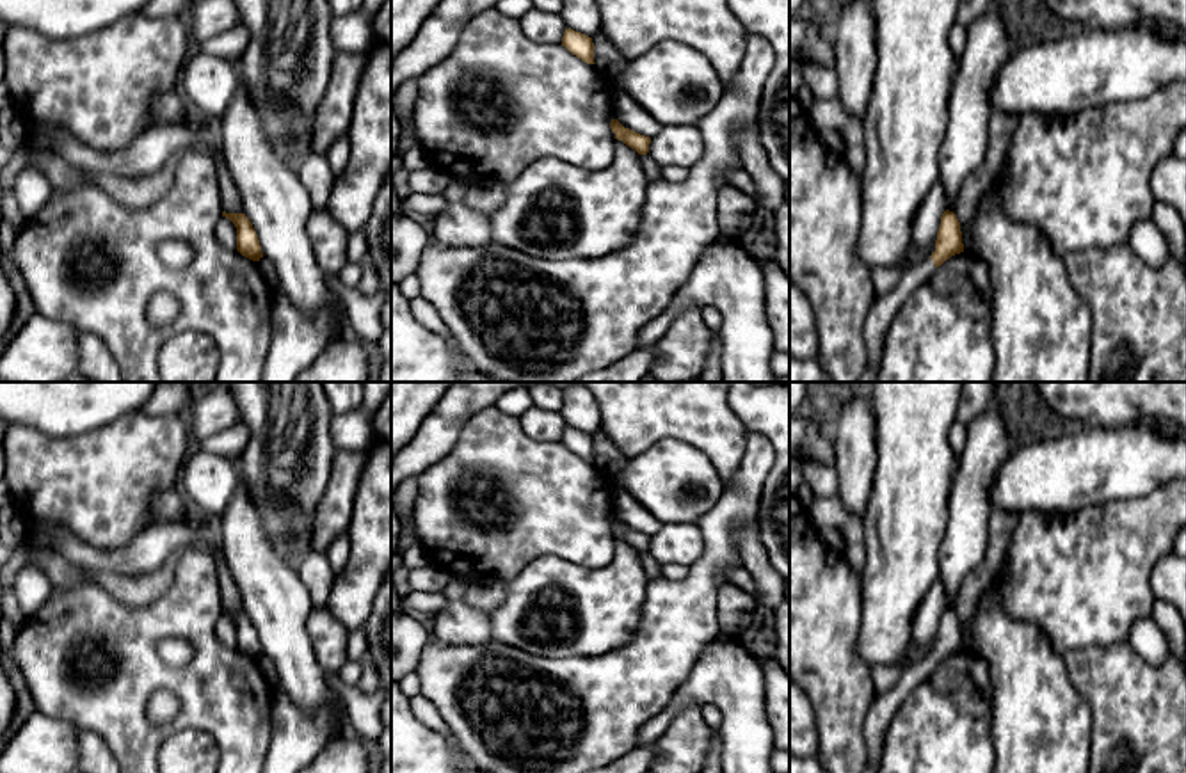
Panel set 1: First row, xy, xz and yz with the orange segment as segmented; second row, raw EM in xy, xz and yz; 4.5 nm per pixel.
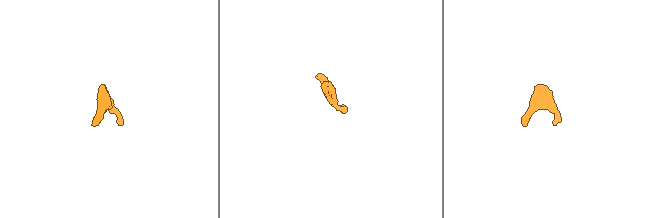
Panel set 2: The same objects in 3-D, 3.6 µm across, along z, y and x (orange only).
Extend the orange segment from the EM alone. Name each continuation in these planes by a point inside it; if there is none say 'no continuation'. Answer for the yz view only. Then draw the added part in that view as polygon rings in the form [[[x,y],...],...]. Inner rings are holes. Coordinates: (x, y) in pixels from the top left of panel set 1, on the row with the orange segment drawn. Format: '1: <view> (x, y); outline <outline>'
1: yz (882, 310); outline [[[925,258],[919,265],[905,268],[898,286],[882,297],[873,297],[873,302],[864,320],[864,341],[868,363],[857,382],[877,382],[882,364],[887,329],[902,304],[934,274],[932,258]]]

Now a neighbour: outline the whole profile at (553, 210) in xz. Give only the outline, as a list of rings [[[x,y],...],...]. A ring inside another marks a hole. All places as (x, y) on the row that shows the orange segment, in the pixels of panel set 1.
[[[617,140],[613,160],[603,171],[585,171],[553,156],[541,158],[505,187],[503,204],[489,213],[493,242],[539,259],[594,259],[605,256],[633,240],[642,220],[647,185],[640,155],[622,140]]]

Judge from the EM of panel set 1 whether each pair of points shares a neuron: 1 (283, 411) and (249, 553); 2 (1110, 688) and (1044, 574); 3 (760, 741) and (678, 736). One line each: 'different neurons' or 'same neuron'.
1: different neurons
2: different neurons
3: different neurons

